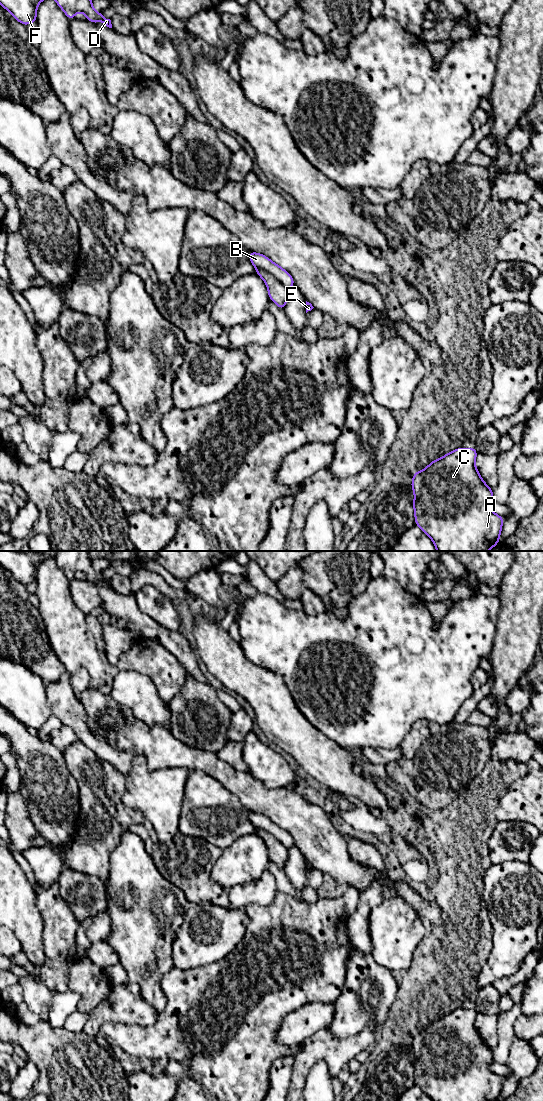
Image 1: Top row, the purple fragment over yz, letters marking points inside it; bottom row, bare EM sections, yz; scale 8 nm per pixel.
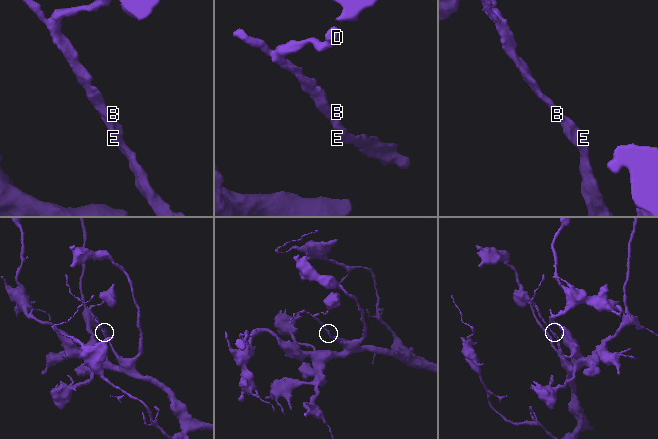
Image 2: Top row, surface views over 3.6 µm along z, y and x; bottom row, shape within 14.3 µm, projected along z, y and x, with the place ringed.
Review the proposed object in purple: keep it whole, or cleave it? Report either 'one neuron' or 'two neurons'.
two neurons

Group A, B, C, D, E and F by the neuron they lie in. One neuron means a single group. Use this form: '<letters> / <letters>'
A C / B D E F

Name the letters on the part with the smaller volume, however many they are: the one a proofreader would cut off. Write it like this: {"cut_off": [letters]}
{"cut_off": ["B", "D", "E", "F"]}

